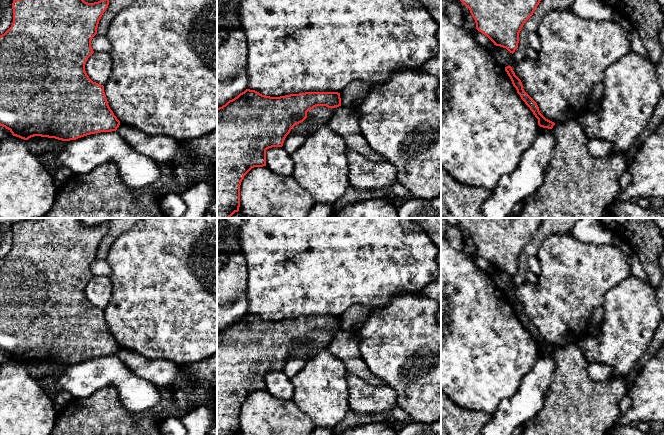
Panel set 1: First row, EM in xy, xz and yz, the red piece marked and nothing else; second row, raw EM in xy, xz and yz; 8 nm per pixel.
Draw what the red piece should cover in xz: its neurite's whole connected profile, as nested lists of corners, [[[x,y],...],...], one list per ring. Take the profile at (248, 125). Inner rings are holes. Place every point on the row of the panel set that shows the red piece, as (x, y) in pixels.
[[[246,89],[237,97],[217,108],[217,218],[230,218],[240,207],[240,185],[244,176],[254,167],[266,166],[266,150],[282,147],[291,129],[307,118],[307,112],[316,106],[337,108],[341,106],[338,92],[305,92],[280,97],[270,97]]]

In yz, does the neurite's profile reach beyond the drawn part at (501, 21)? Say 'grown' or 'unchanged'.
unchanged

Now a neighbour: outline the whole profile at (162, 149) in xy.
[[[120,124],[116,132],[132,148],[157,163],[170,162],[174,178],[180,185],[204,181],[217,171],[217,150],[211,160],[193,160],[180,154],[180,142],[164,136],[150,136],[135,127]]]

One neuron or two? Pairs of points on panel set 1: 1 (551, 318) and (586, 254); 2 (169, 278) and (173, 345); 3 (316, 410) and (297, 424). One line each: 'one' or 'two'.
1: one
2: one
3: two

